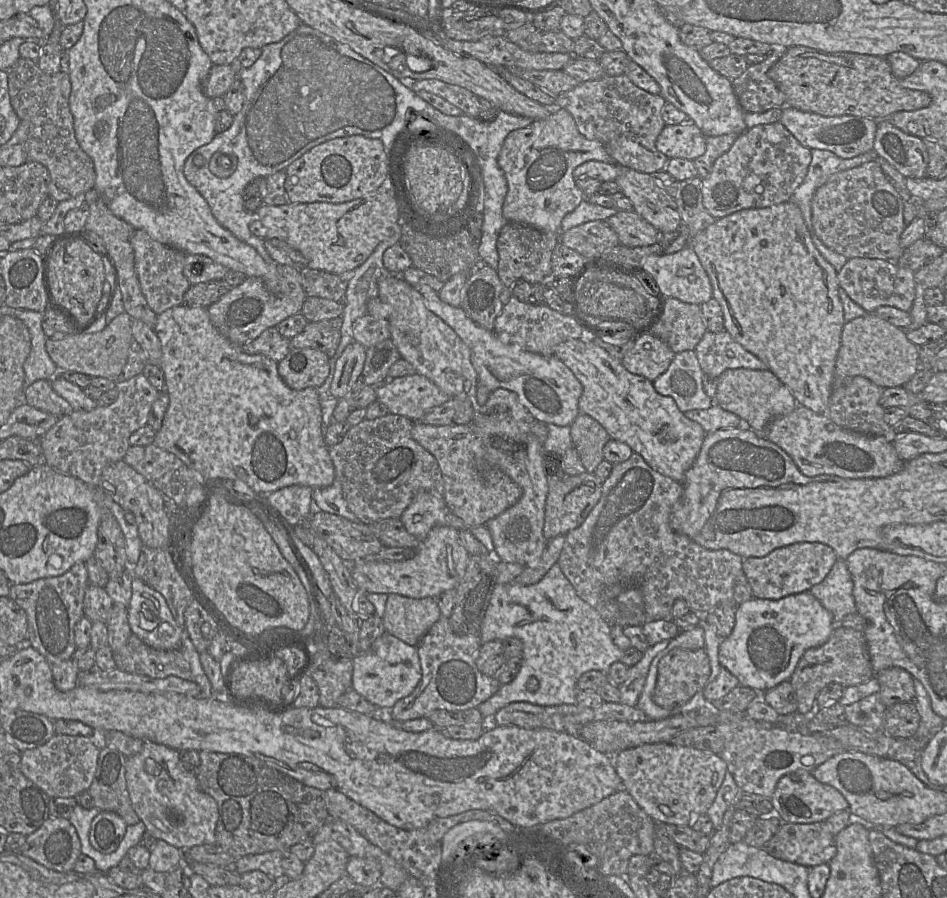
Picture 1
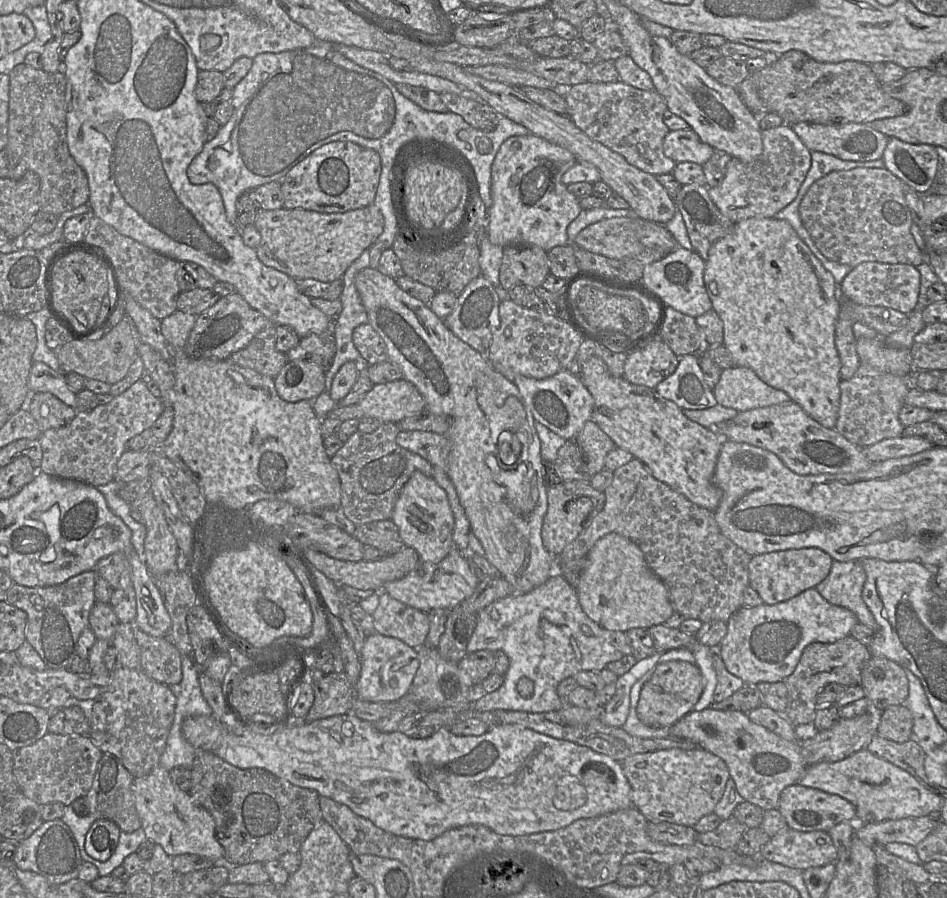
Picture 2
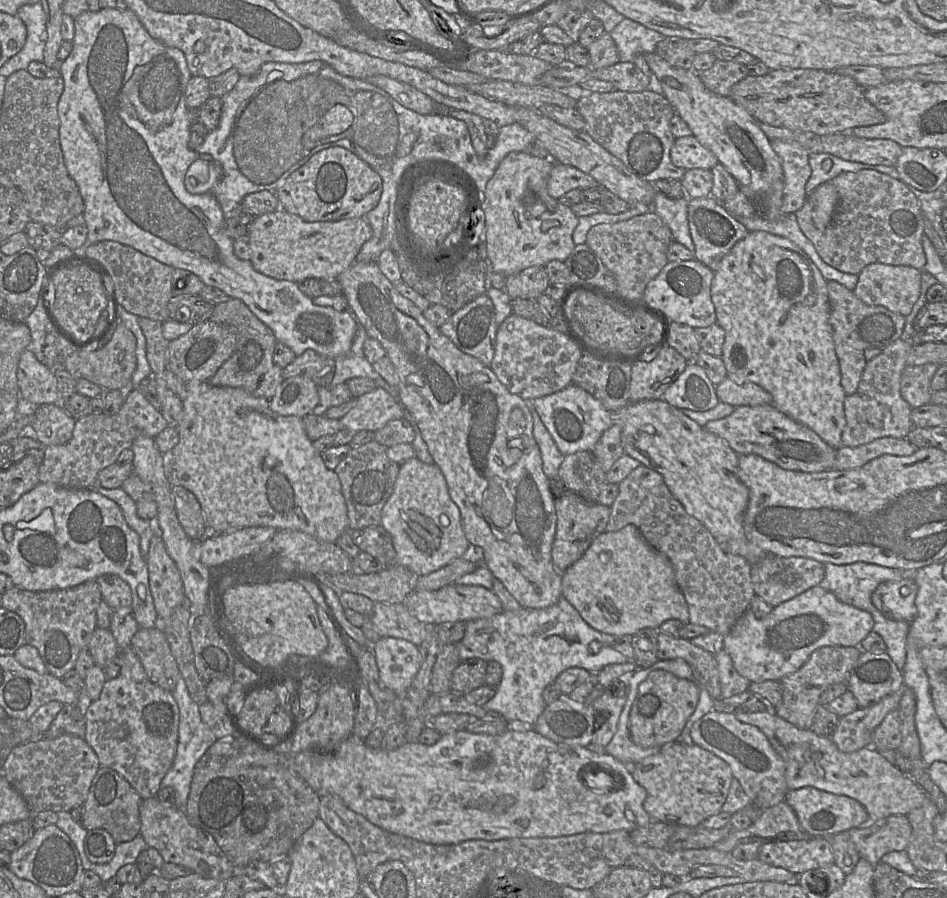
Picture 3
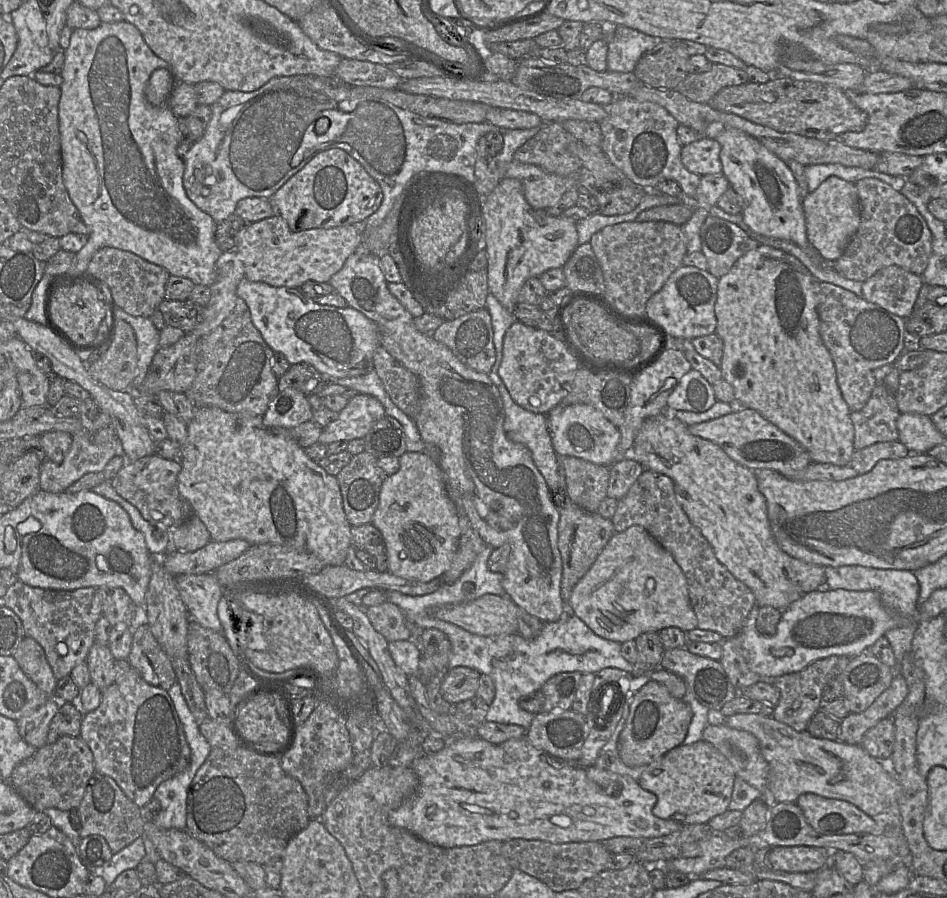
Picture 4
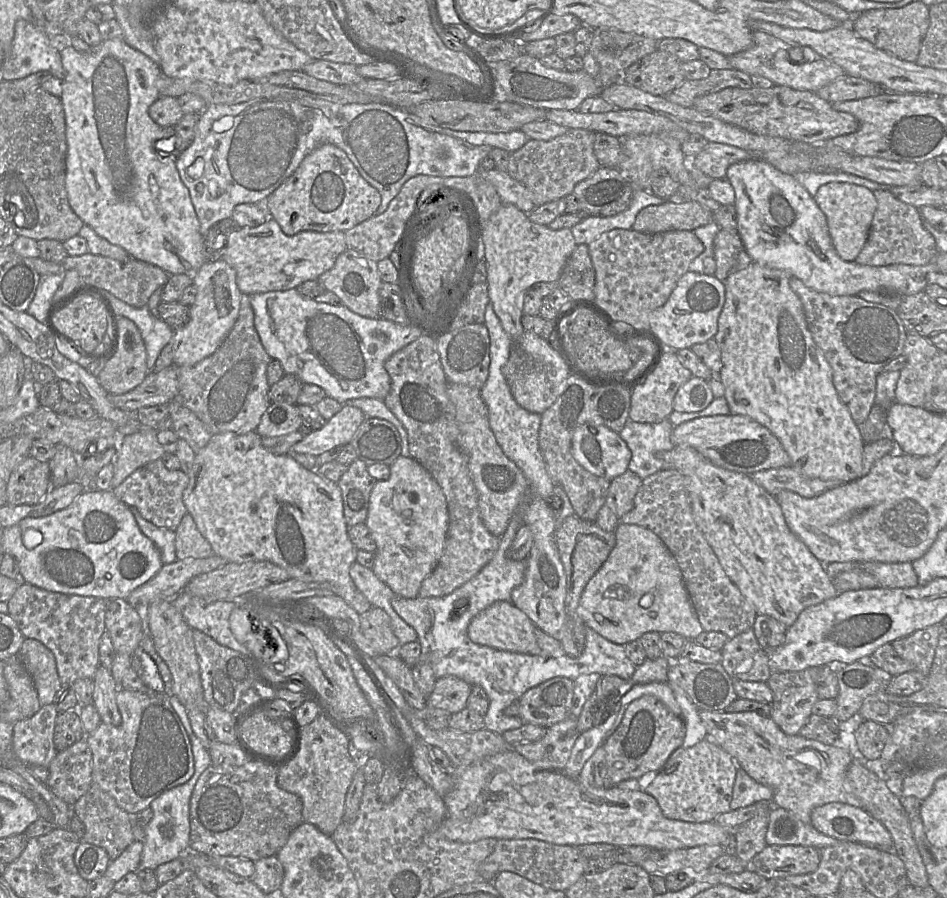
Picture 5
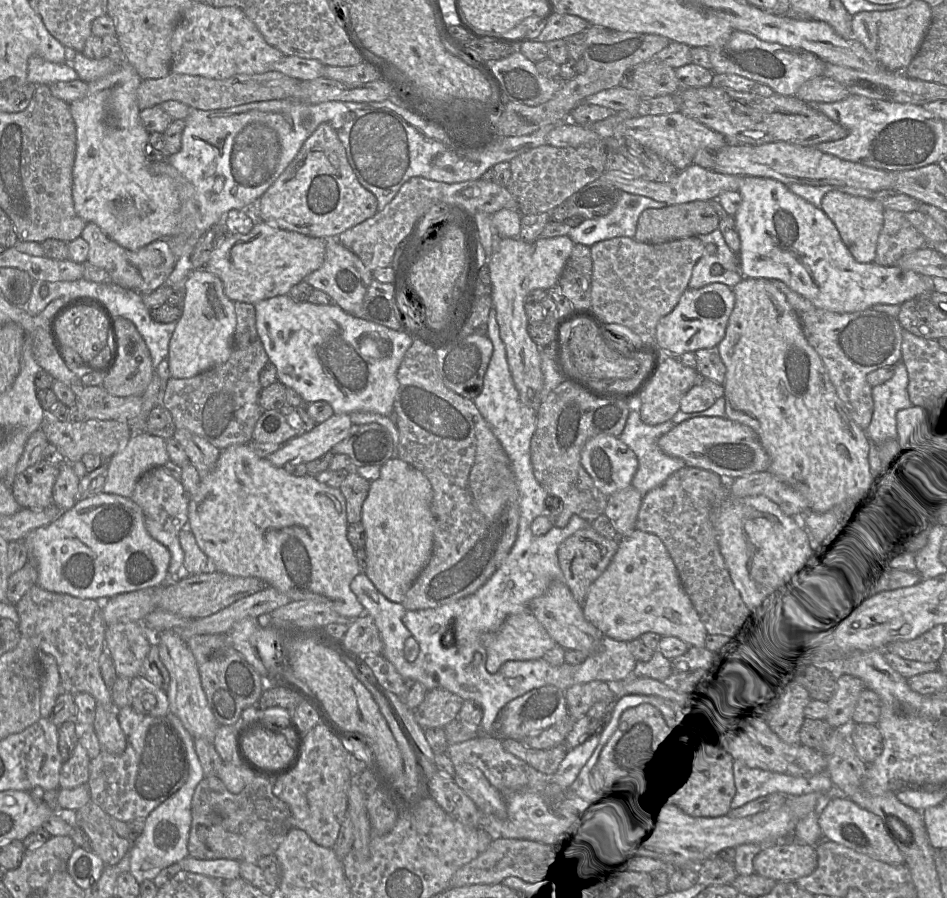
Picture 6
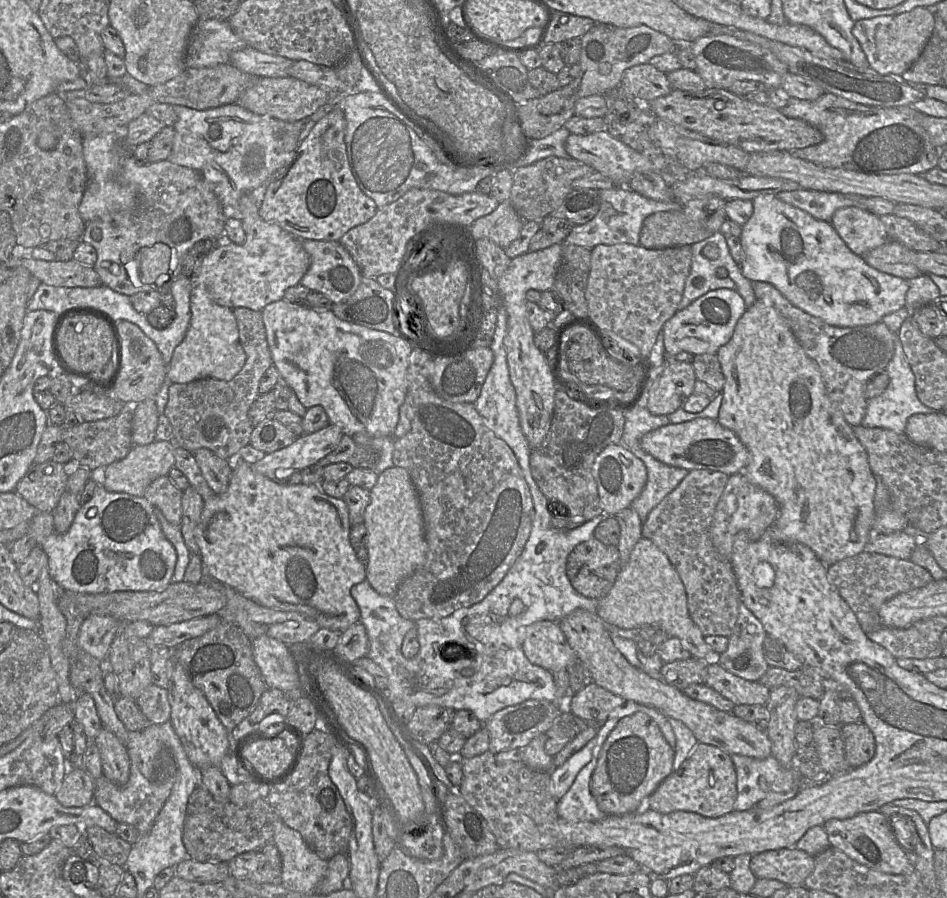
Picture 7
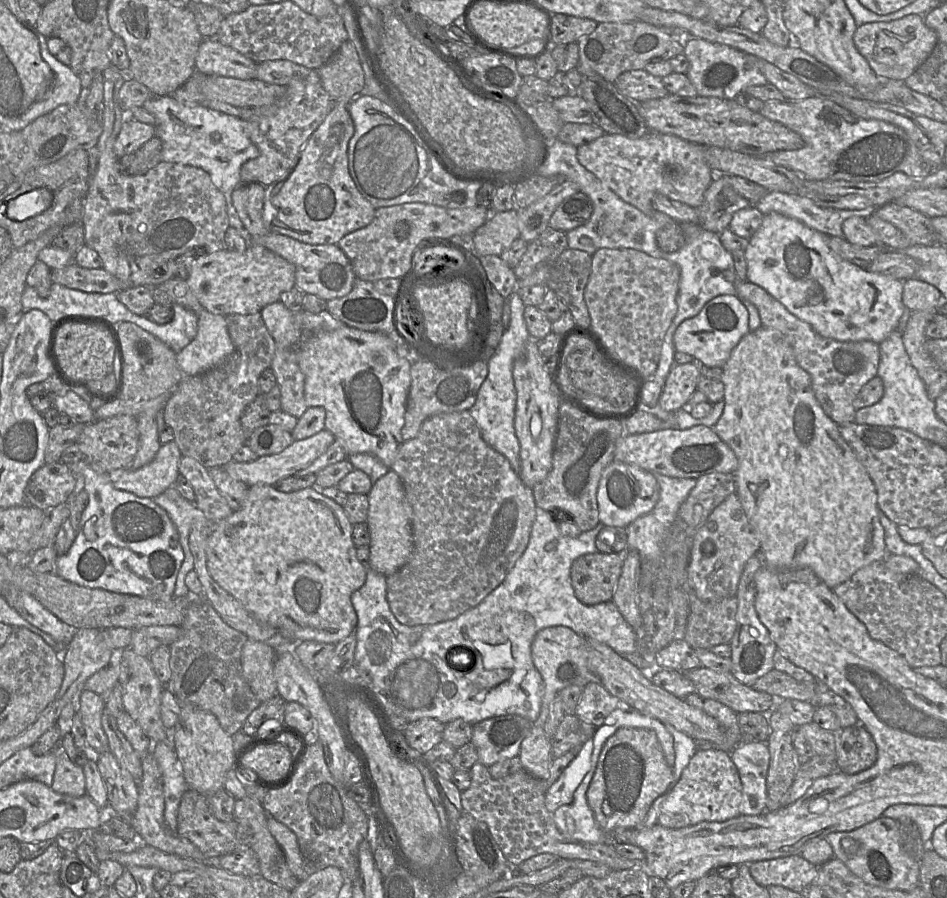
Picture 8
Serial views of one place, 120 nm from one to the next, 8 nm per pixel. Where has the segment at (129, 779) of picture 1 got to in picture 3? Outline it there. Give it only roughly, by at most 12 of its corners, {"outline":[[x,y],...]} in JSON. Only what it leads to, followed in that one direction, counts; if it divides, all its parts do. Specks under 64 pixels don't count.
{"outline":[[156,796],[140,833],[165,862],[226,882],[238,871],[211,834]]}

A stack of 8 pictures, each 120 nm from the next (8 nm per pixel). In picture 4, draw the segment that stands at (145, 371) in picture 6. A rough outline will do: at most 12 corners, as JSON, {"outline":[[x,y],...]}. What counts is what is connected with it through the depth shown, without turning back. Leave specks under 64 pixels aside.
{"outline":[[117,319],[89,374],[115,391],[137,375],[133,328]]}

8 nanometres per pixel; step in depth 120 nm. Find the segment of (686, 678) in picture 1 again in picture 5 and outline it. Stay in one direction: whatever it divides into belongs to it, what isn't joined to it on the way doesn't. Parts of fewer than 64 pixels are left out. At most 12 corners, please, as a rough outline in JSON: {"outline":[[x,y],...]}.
{"outline":[[659,699],[627,707],[605,742],[604,788],[660,770],[686,727]]}

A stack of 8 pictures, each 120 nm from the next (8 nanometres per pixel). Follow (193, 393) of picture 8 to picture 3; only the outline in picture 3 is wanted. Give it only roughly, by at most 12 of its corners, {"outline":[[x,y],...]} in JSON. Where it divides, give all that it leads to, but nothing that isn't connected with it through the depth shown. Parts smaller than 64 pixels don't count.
{"outline":[[243,301],[215,305],[236,347],[208,382],[270,401],[284,380],[277,340]]}

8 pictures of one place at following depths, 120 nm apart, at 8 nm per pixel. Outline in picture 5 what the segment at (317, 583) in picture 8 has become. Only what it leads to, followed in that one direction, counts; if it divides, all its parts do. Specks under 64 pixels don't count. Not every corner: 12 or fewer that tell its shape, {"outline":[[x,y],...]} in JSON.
{"outline":[[212,434],[184,505],[214,554],[327,582],[359,614],[338,483]]}

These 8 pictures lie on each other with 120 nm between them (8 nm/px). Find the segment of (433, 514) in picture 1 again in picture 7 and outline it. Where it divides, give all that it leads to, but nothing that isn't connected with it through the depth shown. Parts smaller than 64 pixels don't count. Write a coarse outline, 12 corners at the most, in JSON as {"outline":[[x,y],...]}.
{"outline":[[406,469],[379,474],[364,523],[366,579],[394,596],[428,551]]}

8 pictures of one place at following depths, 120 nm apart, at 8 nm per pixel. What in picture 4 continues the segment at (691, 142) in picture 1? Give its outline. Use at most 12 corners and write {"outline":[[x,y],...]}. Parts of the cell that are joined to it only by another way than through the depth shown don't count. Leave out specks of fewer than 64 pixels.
{"outline":[[702,137],[681,147],[683,166],[722,174],[720,144]]}

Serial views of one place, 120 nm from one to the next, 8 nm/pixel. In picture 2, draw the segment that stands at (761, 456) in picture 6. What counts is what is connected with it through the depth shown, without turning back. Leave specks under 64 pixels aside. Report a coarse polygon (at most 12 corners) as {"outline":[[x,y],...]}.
{"outline":[[793,401],[714,429],[799,475],[855,473],[864,448]]}

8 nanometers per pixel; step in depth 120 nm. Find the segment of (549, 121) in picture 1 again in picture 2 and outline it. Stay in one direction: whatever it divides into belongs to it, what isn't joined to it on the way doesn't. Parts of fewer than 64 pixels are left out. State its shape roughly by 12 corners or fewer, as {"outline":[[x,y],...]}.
{"outline":[[531,133],[500,146],[487,236],[546,252],[569,243],[577,163]]}

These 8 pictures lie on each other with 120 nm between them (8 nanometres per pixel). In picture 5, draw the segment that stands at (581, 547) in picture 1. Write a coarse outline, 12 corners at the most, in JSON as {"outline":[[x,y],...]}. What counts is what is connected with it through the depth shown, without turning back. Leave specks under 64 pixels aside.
{"outline":[[643,479],[619,520],[648,528],[679,564],[704,631],[732,639],[758,614],[692,514],[688,479]]}

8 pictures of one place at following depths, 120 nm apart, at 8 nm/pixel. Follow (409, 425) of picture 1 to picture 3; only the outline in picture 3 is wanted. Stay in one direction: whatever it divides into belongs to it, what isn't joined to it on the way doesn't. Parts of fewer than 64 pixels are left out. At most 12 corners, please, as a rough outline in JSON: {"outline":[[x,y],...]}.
{"outline":[[372,440],[335,468],[350,529],[381,525],[400,465]]}

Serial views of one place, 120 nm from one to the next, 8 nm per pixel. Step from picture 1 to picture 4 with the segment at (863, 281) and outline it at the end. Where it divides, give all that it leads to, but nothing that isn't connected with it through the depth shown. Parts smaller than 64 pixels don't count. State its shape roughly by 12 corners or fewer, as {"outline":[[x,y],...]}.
{"outline":[[888,266],[862,283],[862,298],[907,319],[921,275]]}

